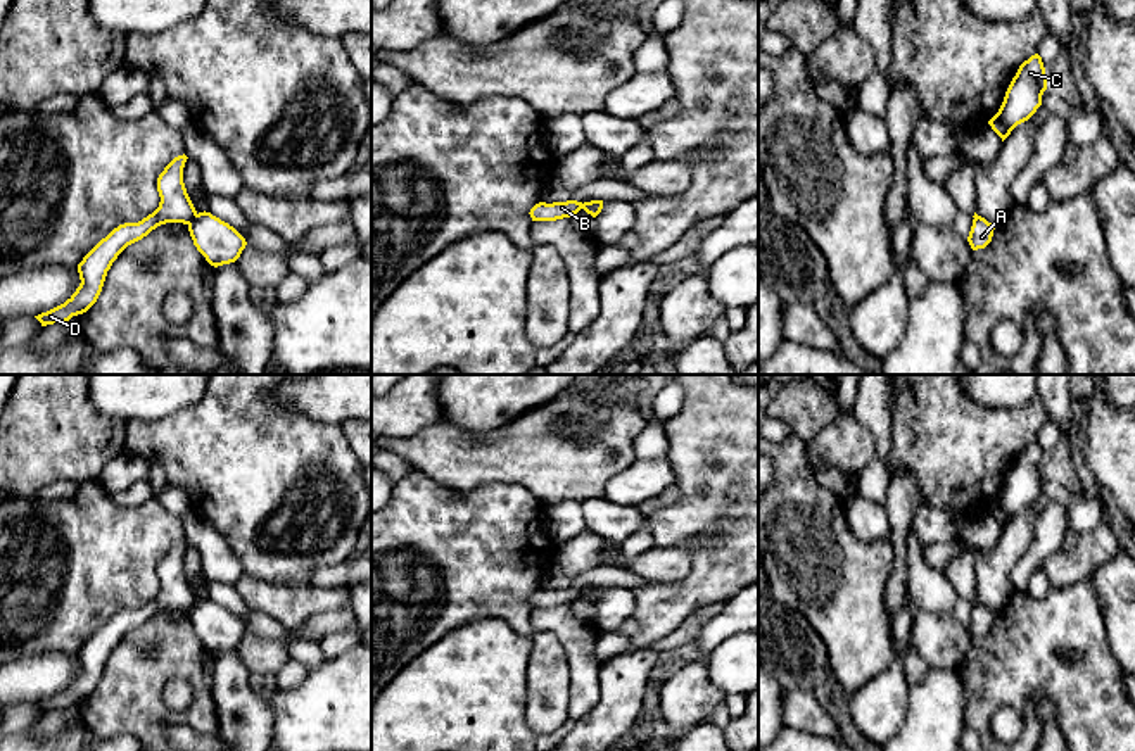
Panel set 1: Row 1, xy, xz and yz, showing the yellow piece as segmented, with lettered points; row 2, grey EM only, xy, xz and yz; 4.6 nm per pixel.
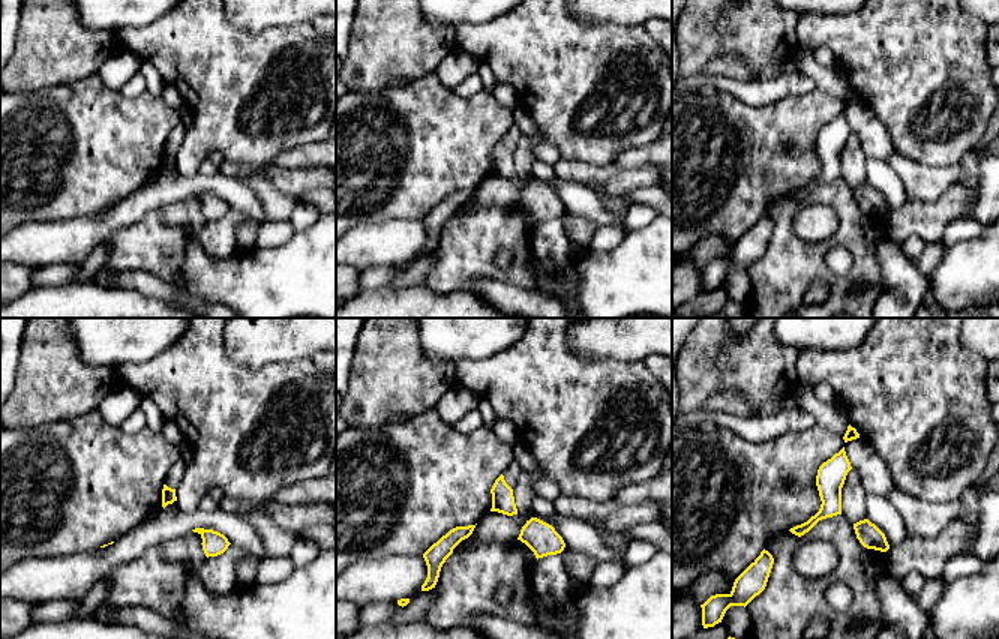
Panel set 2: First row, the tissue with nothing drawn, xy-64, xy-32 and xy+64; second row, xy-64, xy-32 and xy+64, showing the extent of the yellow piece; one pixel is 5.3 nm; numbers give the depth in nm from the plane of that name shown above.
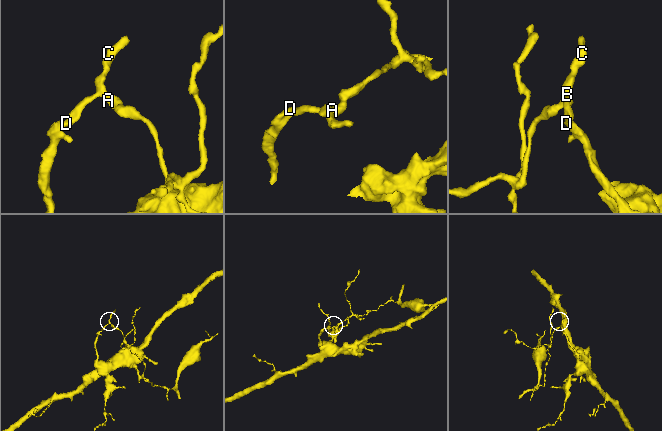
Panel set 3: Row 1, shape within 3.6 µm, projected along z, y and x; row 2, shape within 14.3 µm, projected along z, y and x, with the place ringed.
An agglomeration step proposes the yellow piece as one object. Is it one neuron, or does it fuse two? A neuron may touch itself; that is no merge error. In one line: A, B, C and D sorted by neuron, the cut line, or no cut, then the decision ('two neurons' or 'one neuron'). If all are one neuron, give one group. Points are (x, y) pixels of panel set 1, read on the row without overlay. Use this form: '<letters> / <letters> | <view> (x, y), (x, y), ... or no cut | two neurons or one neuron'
A / B C D | xy (197, 601), (189, 612) | two neurons

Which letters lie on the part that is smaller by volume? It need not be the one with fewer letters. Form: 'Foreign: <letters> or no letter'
Foreign: A

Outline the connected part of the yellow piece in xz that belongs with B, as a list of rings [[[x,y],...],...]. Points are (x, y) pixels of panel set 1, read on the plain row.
[[[567,587],[567,589],[539,589],[530,596],[532,608],[556,608],[563,604],[572,604],[582,596],[582,589]]]

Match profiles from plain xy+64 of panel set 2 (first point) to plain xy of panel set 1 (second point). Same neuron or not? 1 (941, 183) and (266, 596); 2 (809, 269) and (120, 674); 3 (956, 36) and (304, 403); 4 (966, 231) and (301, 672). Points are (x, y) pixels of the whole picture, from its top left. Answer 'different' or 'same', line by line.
1: same
2: same
3: different
4: different

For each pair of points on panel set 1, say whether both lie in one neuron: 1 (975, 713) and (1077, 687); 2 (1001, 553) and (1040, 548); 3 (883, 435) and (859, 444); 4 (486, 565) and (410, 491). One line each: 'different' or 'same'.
1: same
2: different
3: different
4: same

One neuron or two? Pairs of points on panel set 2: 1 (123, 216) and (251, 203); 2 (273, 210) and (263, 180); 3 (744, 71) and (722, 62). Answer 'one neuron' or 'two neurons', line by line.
1: one neuron
2: one neuron
3: one neuron

